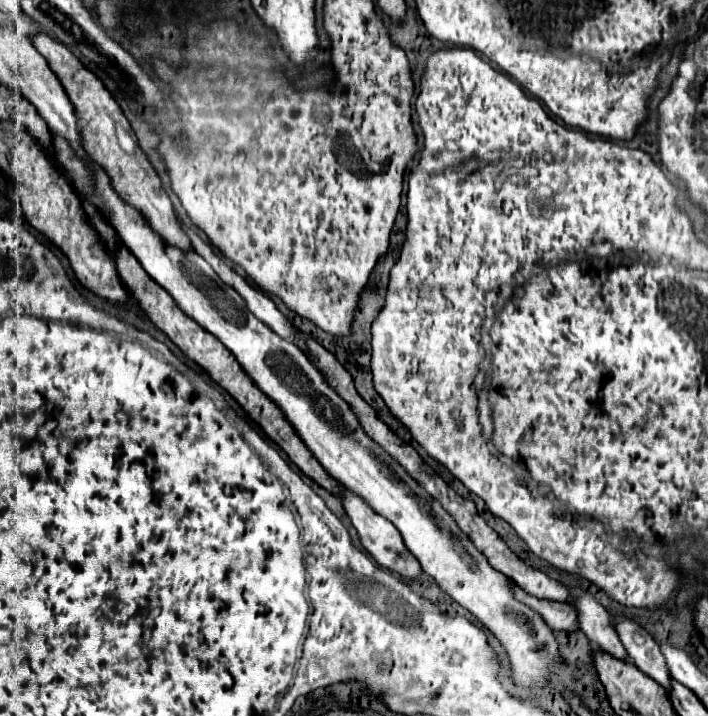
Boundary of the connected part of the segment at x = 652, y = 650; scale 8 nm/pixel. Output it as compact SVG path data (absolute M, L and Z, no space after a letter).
M614 620L616 632L628 650L632 662L650 678L654 678L660 686L668 690L672 686L672 676L668 674L668 664L664 662L664 656L660 654L660 646L654 642L654 638L640 628L634 620Z

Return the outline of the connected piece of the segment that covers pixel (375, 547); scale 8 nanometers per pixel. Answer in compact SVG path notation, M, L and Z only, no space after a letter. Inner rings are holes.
M344 490L342 504L344 504L344 510L346 510L348 518L352 520L354 528L358 530L358 536L360 536L362 546L374 556L374 560L376 560L382 568L388 568L390 572L398 572L400 576L410 578L410 580L416 580L416 578L422 574L418 560L412 558L410 550L404 546L402 536L400 536L398 530L392 526L392 522L386 522L386 518L380 518L376 512L372 512L372 508L366 506L366 502L364 502L362 498L358 498L358 496L356 496L354 492L350 492L350 490Z

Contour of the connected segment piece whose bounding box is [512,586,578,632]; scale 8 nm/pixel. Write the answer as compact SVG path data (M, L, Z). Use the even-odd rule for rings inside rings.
M514 586L514 596L528 604L530 608L534 608L536 612L542 614L542 618L546 620L548 626L552 626L552 630L564 630L564 632L574 632L578 630L578 614L576 610L572 610L570 604L562 604L562 602L550 602L550 600L540 600L534 598L530 594L526 594L522 588Z

